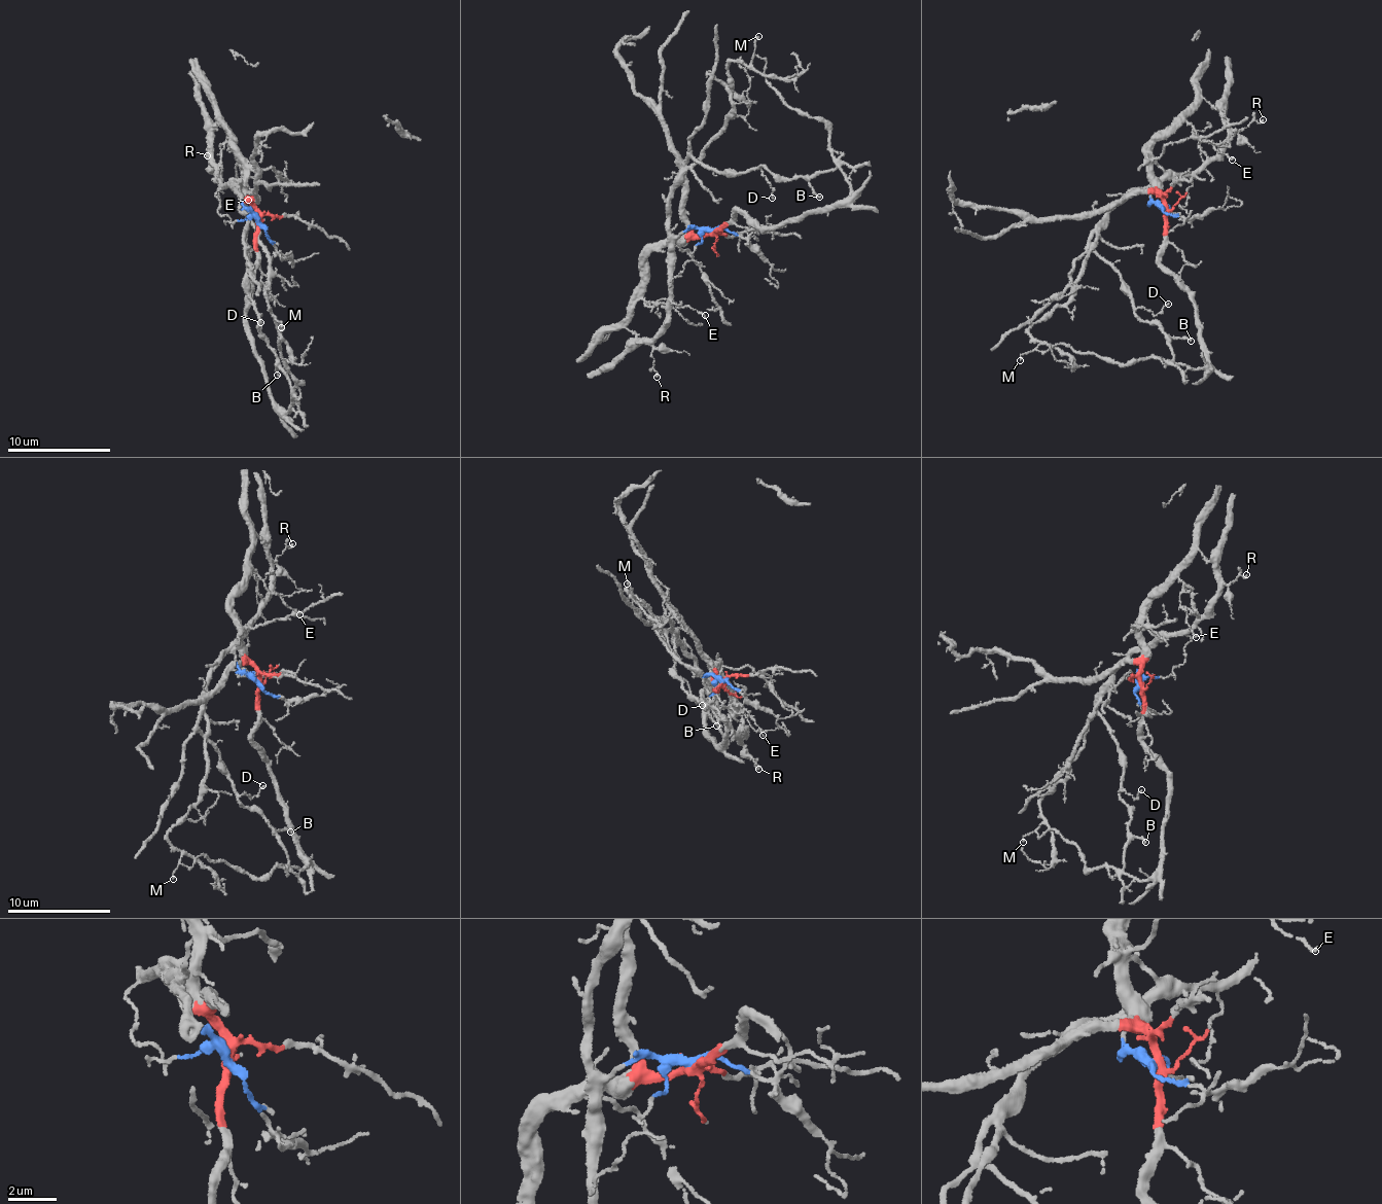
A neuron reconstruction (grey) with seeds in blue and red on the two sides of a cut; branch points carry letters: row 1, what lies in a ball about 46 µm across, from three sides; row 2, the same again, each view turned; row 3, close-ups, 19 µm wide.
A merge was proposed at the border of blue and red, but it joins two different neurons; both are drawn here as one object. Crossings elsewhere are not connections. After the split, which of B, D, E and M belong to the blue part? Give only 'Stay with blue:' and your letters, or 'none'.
Stay with blue: B, D, M

